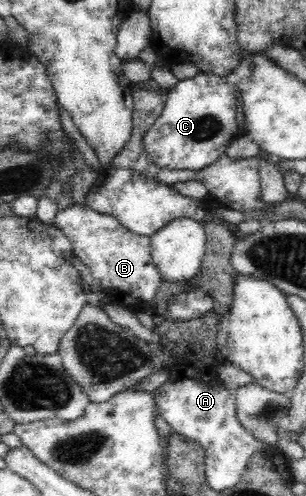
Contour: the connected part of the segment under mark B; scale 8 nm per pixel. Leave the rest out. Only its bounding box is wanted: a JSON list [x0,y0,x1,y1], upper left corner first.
[53,204,162,305]

